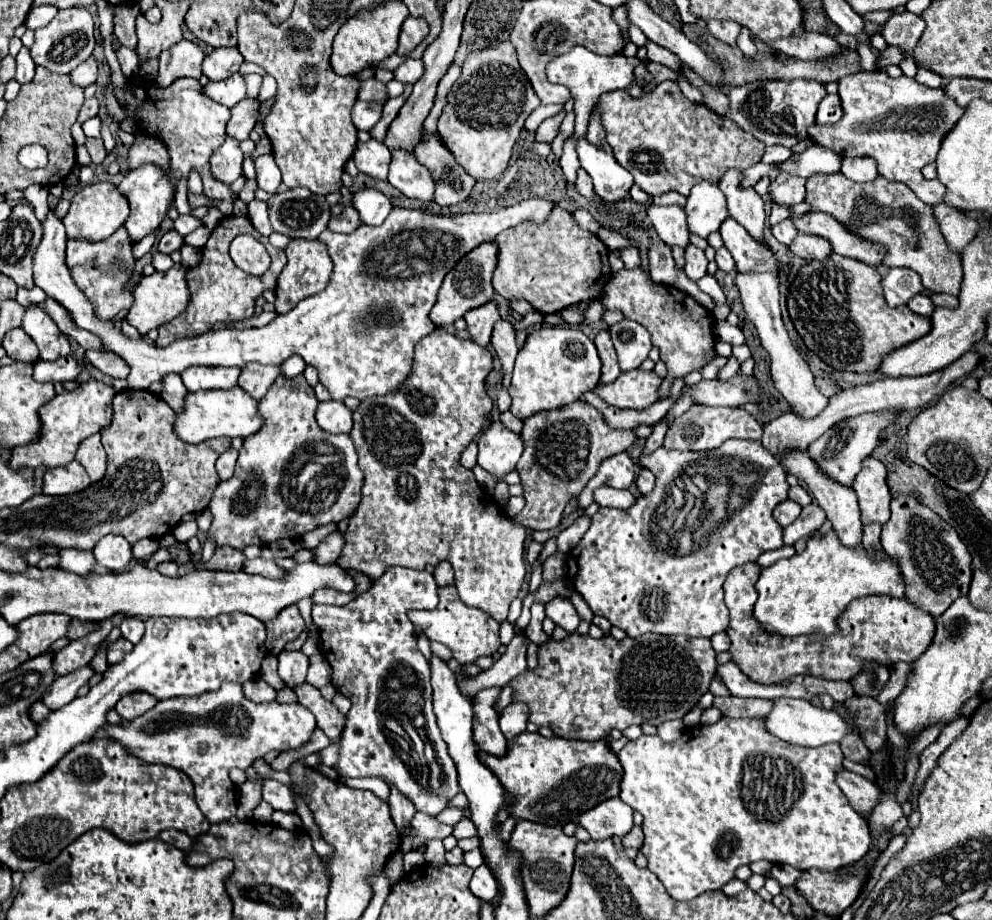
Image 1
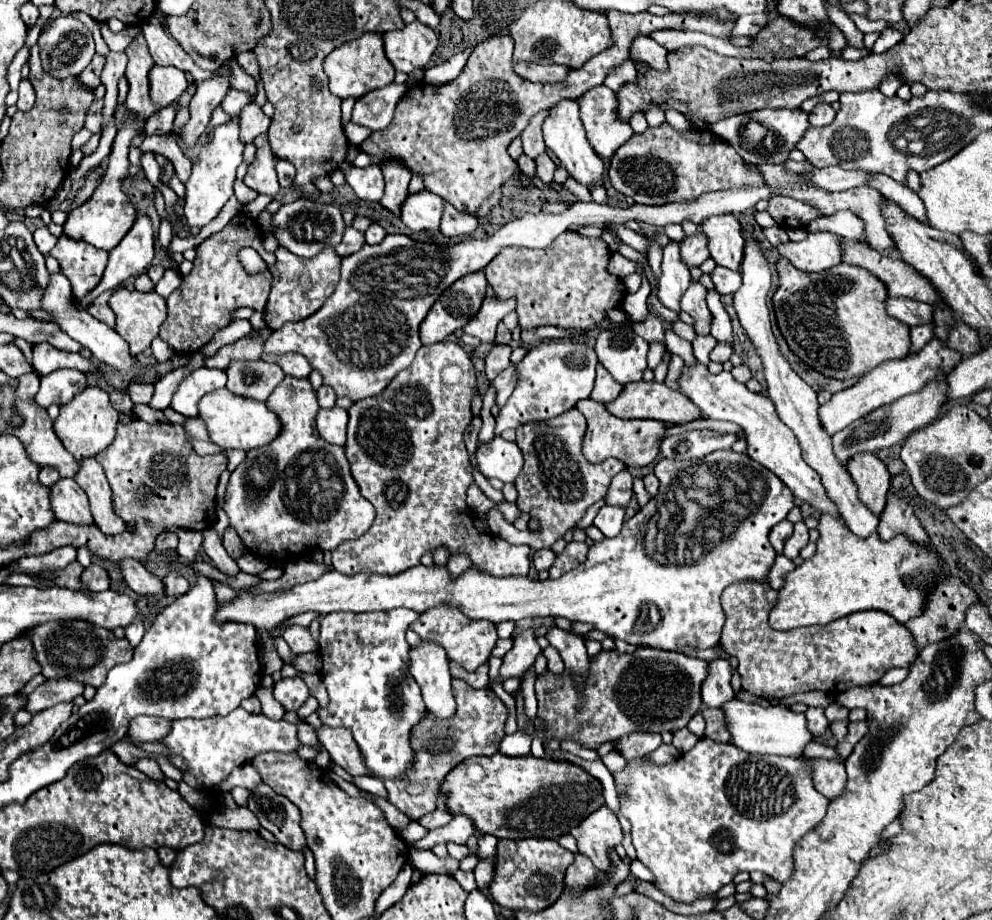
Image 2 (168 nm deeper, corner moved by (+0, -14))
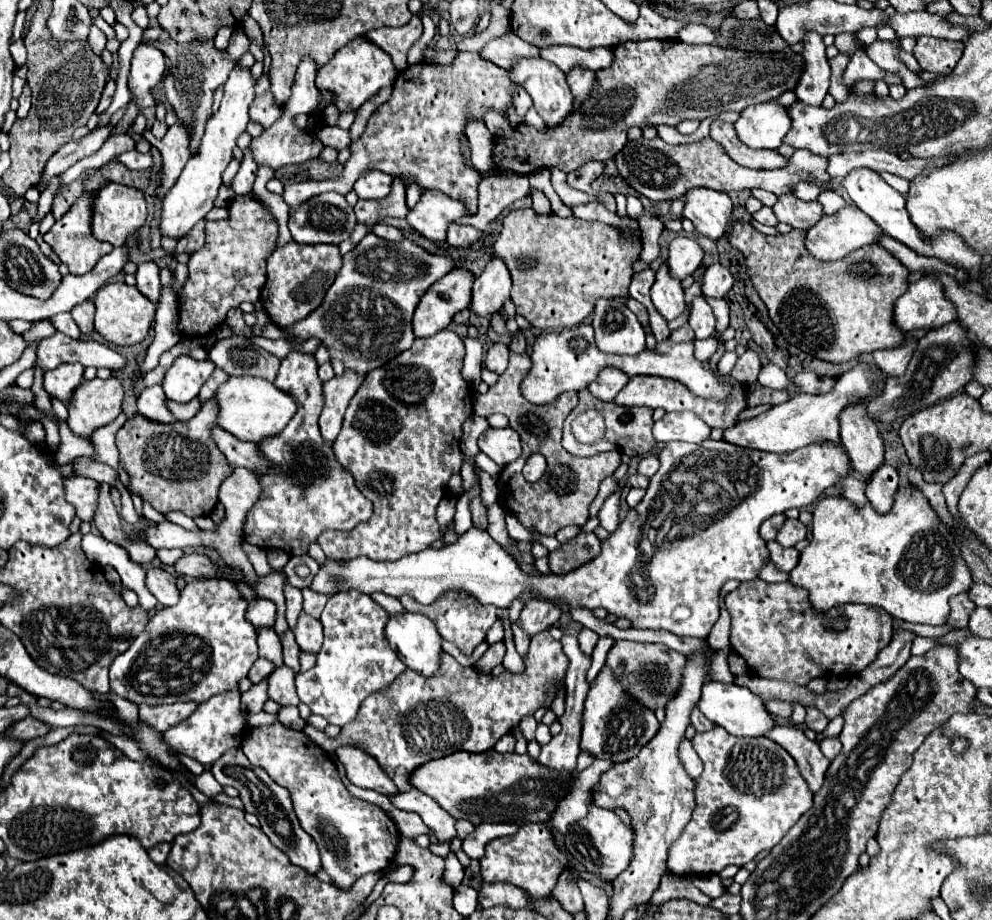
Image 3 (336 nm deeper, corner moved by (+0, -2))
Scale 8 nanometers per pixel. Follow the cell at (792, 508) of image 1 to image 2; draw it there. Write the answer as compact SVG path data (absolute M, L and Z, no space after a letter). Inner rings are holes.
M784 519L782 523L778 523L778 525L774 525L774 527L772 527L772 531L770 531L768 539L770 539L770 545L774 547L774 551L776 551L776 553L782 553L784 541L792 535L792 527L794 527L794 525L792 525L788 519Z

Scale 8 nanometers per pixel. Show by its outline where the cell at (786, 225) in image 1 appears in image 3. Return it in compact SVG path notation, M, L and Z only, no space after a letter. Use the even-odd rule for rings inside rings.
M762 207L760 211L756 211L756 213L754 213L754 219L756 219L758 223L764 223L764 225L778 225L778 219L776 219L776 215L772 213L770 207Z

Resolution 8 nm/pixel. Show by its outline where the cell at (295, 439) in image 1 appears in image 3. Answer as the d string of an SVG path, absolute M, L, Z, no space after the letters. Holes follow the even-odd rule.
M292 351L282 359L274 385L294 399L298 411L282 433L258 443L262 457L272 463L272 469L262 475L254 471L262 485L262 493L248 512L244 539L266 549L284 549L288 555L304 555L308 545L314 543L320 533L328 529L352 531L358 523L368 521L372 517L372 503L362 495L350 471L338 463L332 443L320 433L318 417L322 411L322 381L318 379L314 355Z

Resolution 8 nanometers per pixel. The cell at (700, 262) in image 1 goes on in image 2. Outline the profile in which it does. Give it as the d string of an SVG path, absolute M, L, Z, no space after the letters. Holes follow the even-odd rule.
M690 283L686 293L682 295L682 311L686 311L694 319L696 335L710 335L712 313L706 305L706 289L702 283Z

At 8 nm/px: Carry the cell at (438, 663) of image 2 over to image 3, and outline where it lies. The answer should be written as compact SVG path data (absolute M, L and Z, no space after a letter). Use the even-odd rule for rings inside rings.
M404 611L404 615L390 617L390 623L386 623L386 639L416 673L424 677L438 673L444 639L426 615Z

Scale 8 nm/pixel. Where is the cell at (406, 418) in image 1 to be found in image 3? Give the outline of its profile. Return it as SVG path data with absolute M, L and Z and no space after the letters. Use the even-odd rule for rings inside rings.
M442 329L440 333L432 335L432 337L422 337L422 339L416 339L414 345L404 351L402 355L398 355L396 359L392 359L390 363L386 363L386 367L378 367L374 371L370 371L370 375L366 375L364 383L358 387L356 395L352 397L350 405L348 405L348 411L344 415L344 423L342 423L342 431L340 435L336 437L334 441L334 453L336 453L336 459L354 475L356 483L358 483L358 489L368 497L372 499L374 503L374 515L370 521L366 523L360 523L354 531L348 531L348 533L322 533L318 537L318 543L320 547L324 549L326 557L328 559L354 559L354 557L360 557L360 555L366 555L370 559L376 559L376 561L396 561L404 555L410 555L410 553L416 553L416 551L422 551L426 547L430 547L432 541L438 539L438 521L436 521L436 507L438 503L444 499L444 489L450 481L450 477L454 473L460 473L462 469L462 451L460 451L460 437L462 437L462 423L474 413L472 409L472 403L470 403L470 391L468 391L468 383L462 379L460 371L462 371L462 361L464 361L464 341L450 329Z

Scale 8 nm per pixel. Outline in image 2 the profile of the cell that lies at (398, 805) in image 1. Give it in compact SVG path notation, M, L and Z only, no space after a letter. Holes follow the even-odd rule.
M452 679L452 693L456 699L456 713L450 719L438 719L436 715L426 713L422 723L414 727L414 735L410 735L410 747L414 747L414 767L404 781L384 783L388 791L388 801L398 807L402 813L410 815L414 821L422 815L436 809L438 801L438 785L444 777L464 759L486 755L492 757L498 753L500 741L504 739L504 725L508 717L508 707L494 695L490 689L472 689L462 679Z

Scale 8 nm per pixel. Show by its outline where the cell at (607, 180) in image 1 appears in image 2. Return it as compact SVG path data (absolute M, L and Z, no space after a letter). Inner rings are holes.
M564 99L564 101L556 103L542 123L542 133L544 133L546 147L550 147L560 157L560 161L566 165L566 171L570 177L574 177L582 185L590 185L596 181L604 183L604 163L586 139L586 133L584 133L580 115L578 115L578 101Z

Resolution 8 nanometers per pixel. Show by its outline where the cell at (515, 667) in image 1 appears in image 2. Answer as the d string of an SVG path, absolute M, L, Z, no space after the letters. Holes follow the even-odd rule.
M526 629L514 637L514 647L504 655L504 663L500 669L502 679L520 677L528 667L532 667L536 655L542 653L540 645L536 643L534 629Z

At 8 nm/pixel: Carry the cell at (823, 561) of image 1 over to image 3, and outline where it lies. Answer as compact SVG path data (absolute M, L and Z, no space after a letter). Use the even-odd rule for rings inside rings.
M912 487L912 489L902 489L898 491L896 495L896 501L894 501L894 507L886 513L886 515L880 515L874 511L874 507L868 503L866 507L862 509L856 509L850 501L842 499L842 497L824 497L818 501L816 509L814 509L814 521L812 521L812 541L810 545L800 553L800 561L798 565L788 573L788 579L792 585L796 587L802 587L808 591L808 599L810 599L810 605L814 611L828 611L832 607L838 607L838 605L846 605L846 603L868 603L868 605L878 605L882 607L886 613L890 613L894 619L900 619L900 621L910 621L910 623L926 623L926 625L942 625L946 621L946 615L950 613L950 607L948 607L948 599L952 595L958 595L962 591L968 591L970 585L972 585L972 579L970 579L970 571L964 563L964 559L960 557L960 551L954 543L954 537L948 533L948 529L944 527L944 523L938 519L936 511L930 507L928 499L920 493L918 487Z

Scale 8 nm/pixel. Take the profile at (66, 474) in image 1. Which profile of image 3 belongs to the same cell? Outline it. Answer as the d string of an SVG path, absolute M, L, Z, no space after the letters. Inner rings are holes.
M72 475L64 479L64 491L66 501L74 505L76 515L82 521L92 521L98 507L98 483L94 479Z

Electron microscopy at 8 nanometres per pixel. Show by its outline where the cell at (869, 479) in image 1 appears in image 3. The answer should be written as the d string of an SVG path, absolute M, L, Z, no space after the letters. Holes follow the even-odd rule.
M864 403L850 405L840 415L840 443L848 451L852 469L860 473L864 481L884 463L884 443L876 423L866 417Z

